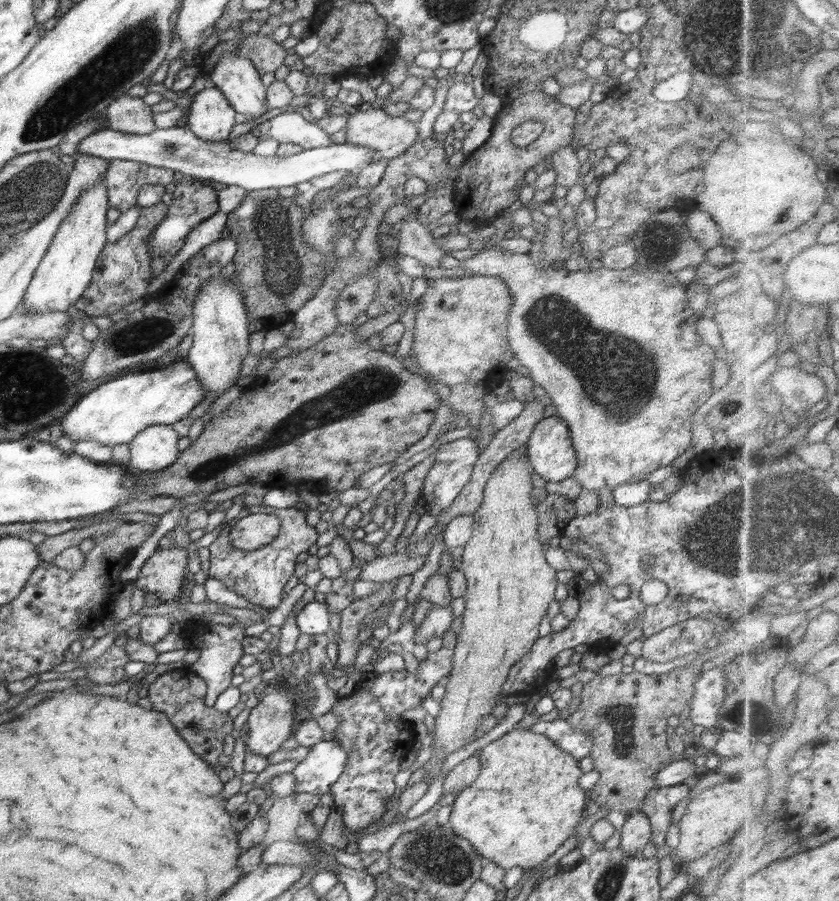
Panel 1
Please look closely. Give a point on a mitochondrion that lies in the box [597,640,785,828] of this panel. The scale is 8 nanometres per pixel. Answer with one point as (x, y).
(620, 721)

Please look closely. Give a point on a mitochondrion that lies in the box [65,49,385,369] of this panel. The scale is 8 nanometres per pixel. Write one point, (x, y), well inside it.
(269, 225)

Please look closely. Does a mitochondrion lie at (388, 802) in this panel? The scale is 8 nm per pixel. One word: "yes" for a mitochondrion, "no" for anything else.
no

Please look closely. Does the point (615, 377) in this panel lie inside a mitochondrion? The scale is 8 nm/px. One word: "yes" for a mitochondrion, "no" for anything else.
yes

